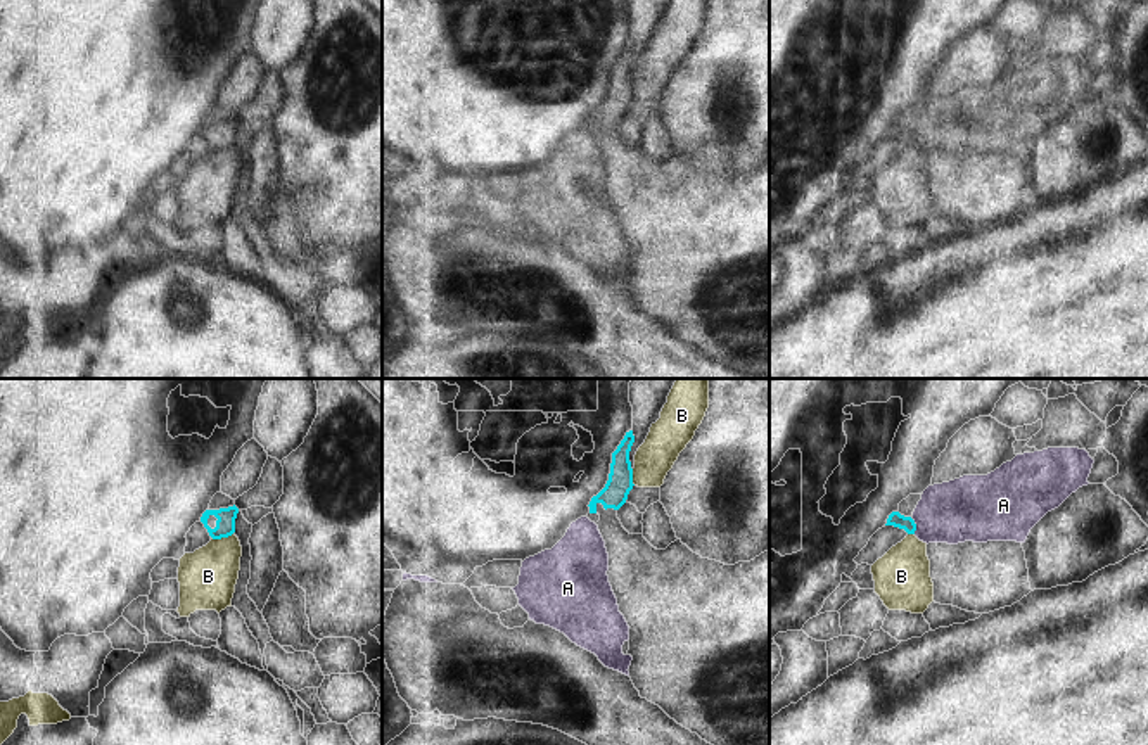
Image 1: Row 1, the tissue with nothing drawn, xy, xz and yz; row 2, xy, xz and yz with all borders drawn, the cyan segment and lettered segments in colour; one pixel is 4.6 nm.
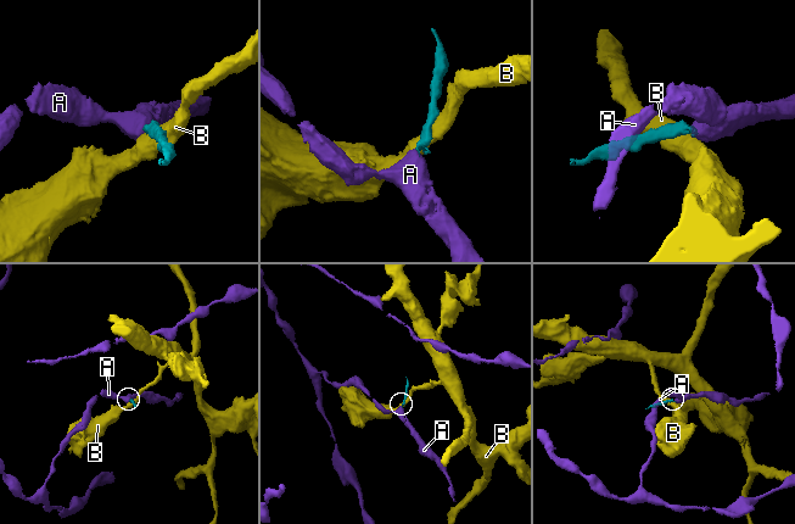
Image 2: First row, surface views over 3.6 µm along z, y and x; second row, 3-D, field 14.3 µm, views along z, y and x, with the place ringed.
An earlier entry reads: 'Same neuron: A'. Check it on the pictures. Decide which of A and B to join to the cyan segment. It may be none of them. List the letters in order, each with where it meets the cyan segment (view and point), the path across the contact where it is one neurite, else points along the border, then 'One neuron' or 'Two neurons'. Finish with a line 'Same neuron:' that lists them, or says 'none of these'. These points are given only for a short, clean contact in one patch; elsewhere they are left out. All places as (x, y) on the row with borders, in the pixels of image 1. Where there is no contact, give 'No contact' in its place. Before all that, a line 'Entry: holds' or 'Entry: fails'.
Entry: fails
A: Touches cyan at yz (915, 526). Boundary: yz (910, 517), (915, 524), (915, 533). Two neurons
B: Touches cyan at xy (222, 536). Two neurons
Same neuron: none of these.

